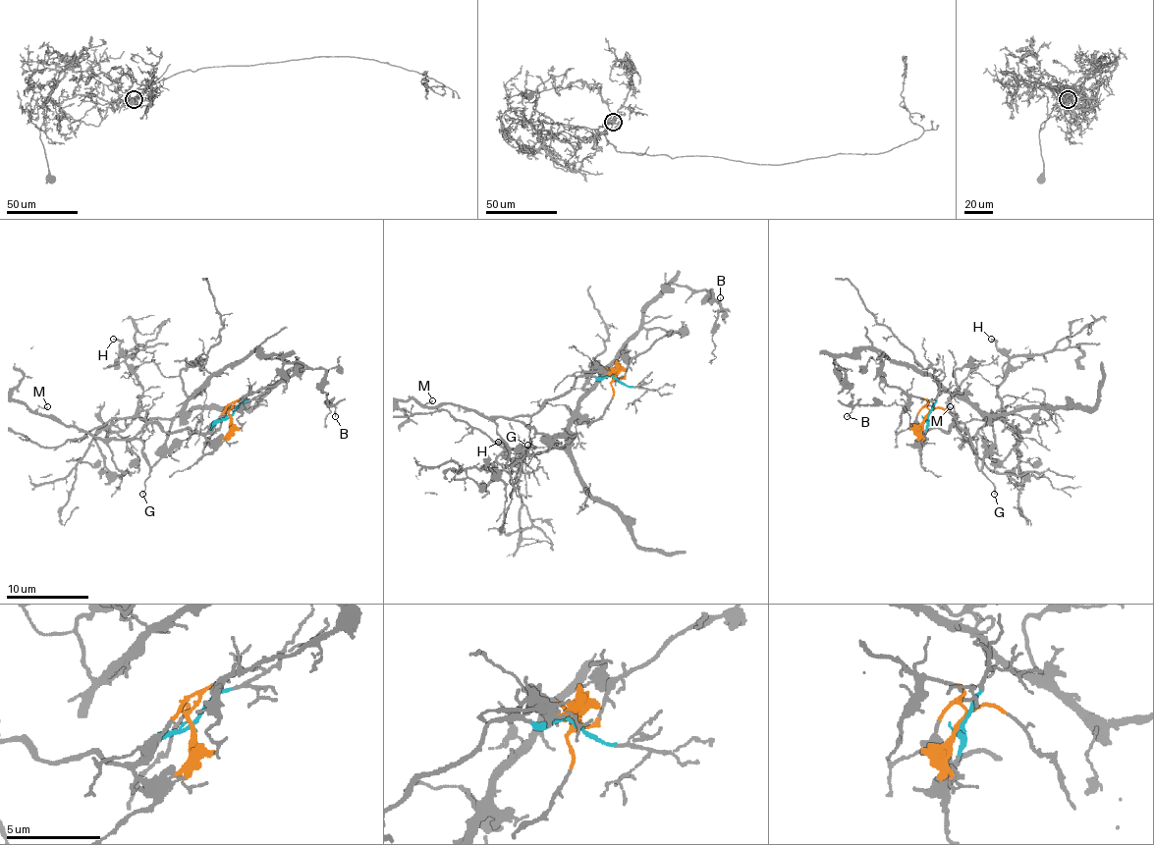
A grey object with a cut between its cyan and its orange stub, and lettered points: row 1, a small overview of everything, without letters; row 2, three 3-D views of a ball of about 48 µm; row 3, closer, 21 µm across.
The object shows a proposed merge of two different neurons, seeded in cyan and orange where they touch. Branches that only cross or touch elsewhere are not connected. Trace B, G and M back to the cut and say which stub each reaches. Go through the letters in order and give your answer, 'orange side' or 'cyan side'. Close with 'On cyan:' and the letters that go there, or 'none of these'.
B: orange side
G: cyan side
M: cyan side
On cyan: G, M

